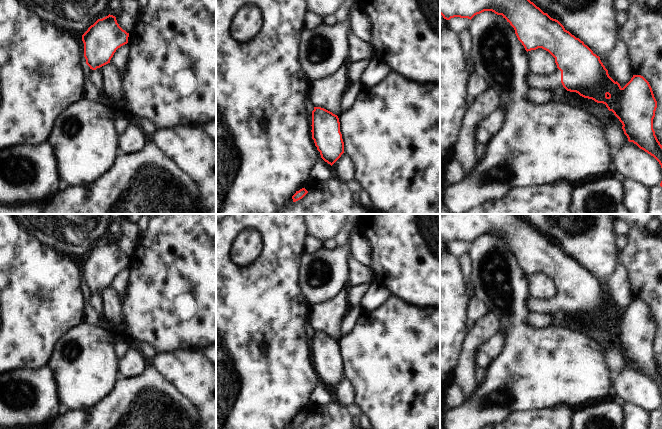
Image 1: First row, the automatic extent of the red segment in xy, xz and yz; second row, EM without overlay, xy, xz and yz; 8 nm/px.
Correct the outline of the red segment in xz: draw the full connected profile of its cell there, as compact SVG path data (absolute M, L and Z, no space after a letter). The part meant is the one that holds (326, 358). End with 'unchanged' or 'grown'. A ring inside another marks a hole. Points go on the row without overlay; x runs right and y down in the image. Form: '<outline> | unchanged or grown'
M321 332L312 335L312 363L321 382L331 390L344 377L344 366L337 339Z | unchanged

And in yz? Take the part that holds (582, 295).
M440 214L440 238L446 244L454 241L471 244L484 235L502 239L514 252L518 264L527 276L542 272L555 282L558 293L554 298L530 296L527 299L526 308L529 313L554 316L564 311L567 315L576 316L584 322L605 328L622 347L628 365L653 380L662 392L662 369L653 353L657 325L649 306L643 300L633 299L622 312L609 300L599 280L594 278L583 265L567 255L558 244L544 237L518 214Z | grown

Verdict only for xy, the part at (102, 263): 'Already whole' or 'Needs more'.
Needs more

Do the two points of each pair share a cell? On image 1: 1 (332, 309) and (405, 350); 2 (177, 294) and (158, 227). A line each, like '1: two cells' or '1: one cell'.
1: two cells
2: one cell

